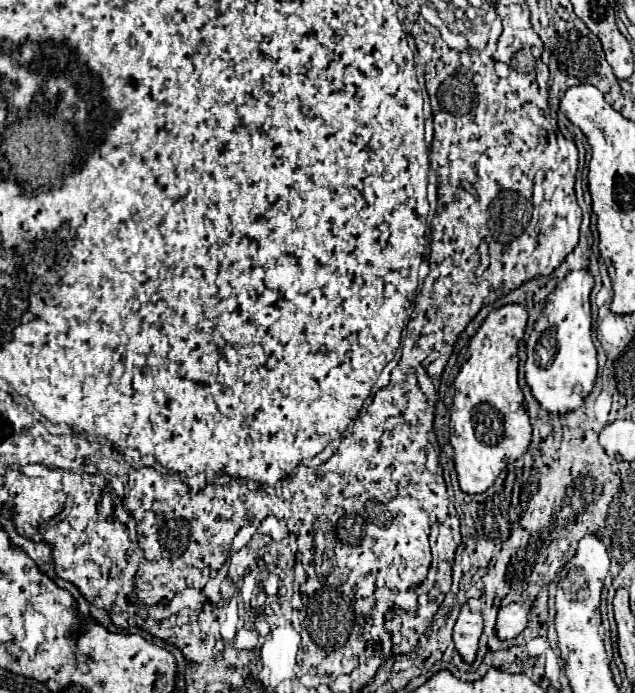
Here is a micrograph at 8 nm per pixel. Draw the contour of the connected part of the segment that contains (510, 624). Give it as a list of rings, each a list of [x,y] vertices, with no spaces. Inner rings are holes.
[[[509,605],[499,609],[497,613],[497,623],[495,623],[495,633],[501,641],[515,639],[527,625],[527,613],[519,605]]]

